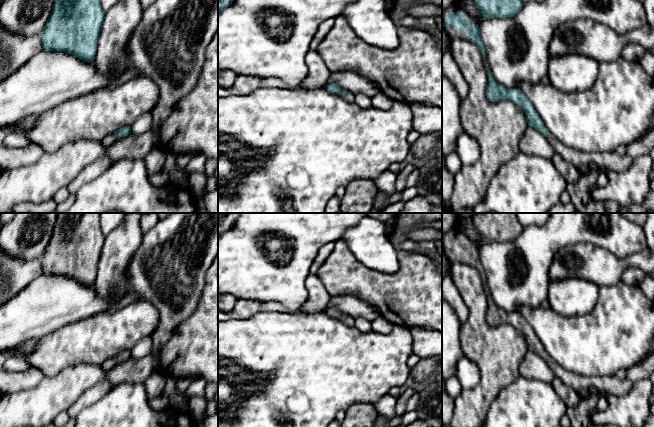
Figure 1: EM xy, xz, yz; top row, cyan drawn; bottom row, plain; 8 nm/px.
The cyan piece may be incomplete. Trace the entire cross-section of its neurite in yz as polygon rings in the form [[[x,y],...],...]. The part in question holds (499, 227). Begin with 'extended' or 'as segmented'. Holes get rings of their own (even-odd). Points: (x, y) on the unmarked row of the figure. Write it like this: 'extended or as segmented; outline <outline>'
as segmented; outline [[[477,213],[472,222],[485,242],[513,241],[524,228],[516,213]]]

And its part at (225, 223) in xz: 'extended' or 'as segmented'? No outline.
as segmented

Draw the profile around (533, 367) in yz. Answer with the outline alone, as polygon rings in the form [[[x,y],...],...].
[[[530,350],[527,351],[519,365],[519,376],[528,380],[536,380],[548,384],[551,384],[555,377],[546,361]]]

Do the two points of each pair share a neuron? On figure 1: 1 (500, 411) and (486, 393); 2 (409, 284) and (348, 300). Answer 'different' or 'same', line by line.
1: different
2: different

